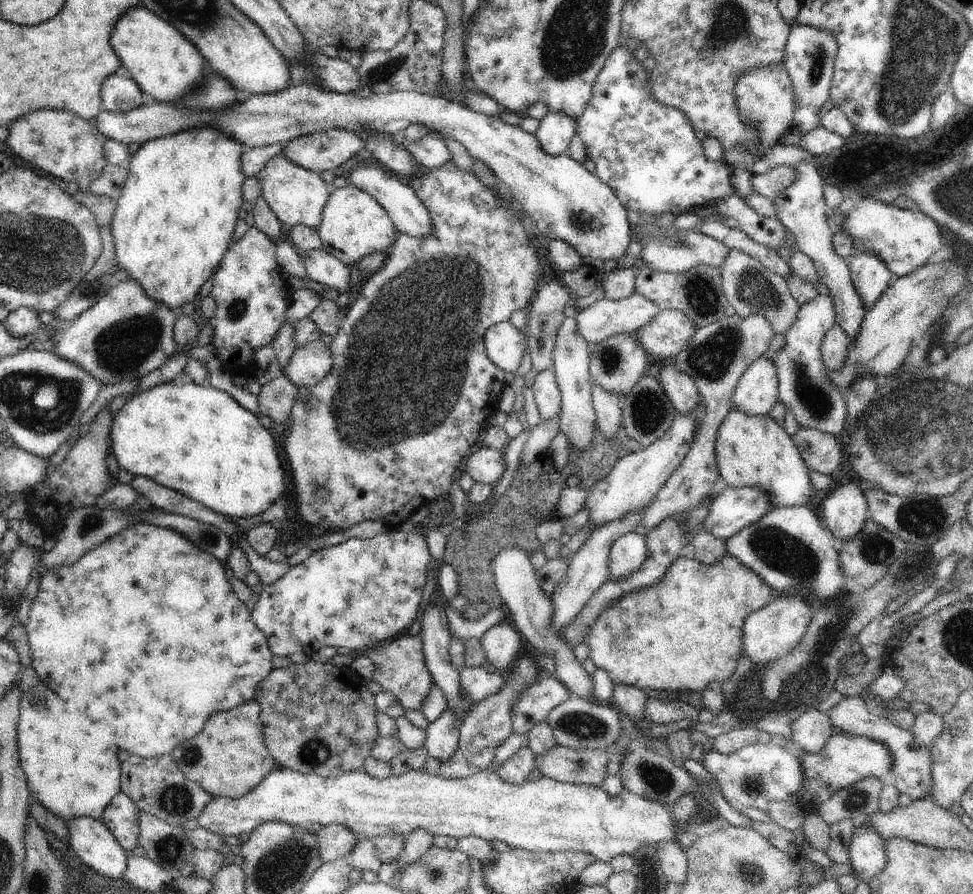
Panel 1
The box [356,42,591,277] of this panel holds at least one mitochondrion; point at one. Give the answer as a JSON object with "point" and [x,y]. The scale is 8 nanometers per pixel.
{"point":[383,72]}

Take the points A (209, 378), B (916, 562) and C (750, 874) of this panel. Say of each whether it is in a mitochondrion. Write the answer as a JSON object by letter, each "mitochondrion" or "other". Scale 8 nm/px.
{"A":"other","B":"mitochondrion","C":"mitochondrion"}

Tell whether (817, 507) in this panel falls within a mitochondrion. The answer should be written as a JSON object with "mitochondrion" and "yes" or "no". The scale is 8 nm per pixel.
{"mitochondrion":"no"}

